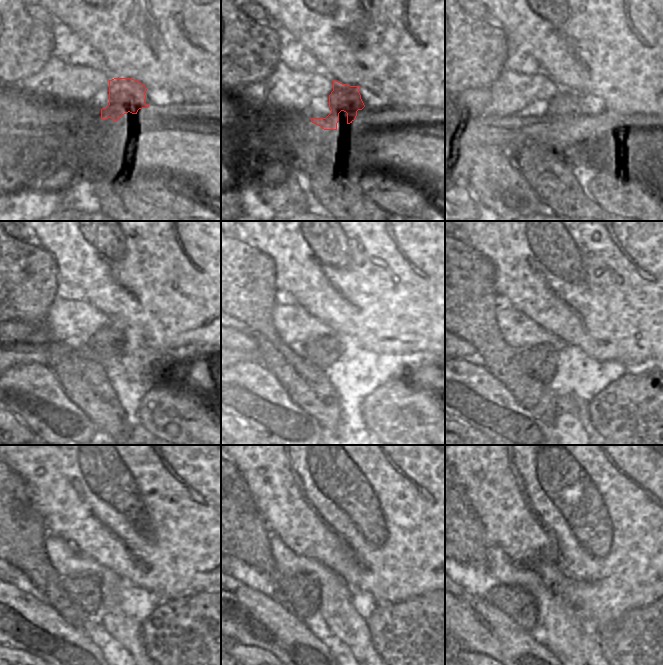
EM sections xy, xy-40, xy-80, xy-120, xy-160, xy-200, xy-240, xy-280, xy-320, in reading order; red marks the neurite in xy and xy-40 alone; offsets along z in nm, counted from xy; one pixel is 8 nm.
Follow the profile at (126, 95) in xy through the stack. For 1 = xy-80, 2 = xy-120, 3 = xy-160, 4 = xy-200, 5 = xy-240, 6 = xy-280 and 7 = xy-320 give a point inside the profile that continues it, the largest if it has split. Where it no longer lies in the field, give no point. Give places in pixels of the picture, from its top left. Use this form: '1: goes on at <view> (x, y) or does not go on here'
1: goes on at xy-80 (546, 128)
2: goes on at xy-120 (100, 346)
3: goes on at xy-160 (323, 351)
4: goes on at xy-200 (539, 363)
5: goes on at xy-240 (83, 589)
6: goes on at xy-280 (301, 591)
7: goes on at xy-320 (518, 604)

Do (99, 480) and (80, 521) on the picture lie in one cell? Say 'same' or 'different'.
same

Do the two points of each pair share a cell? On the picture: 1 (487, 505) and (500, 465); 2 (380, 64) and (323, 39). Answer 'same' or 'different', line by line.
1: same
2: same

